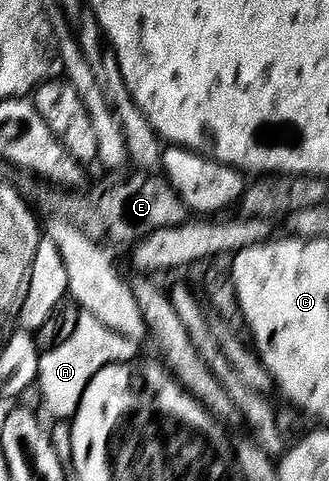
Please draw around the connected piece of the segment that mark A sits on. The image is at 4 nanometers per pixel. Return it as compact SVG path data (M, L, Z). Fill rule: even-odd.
M80 312L77 327L65 343L46 350L39 358L37 390L43 396L43 405L55 421L71 421L85 395L85 387L106 365L122 365L136 360L140 346L119 333L114 333L101 319L91 313Z

